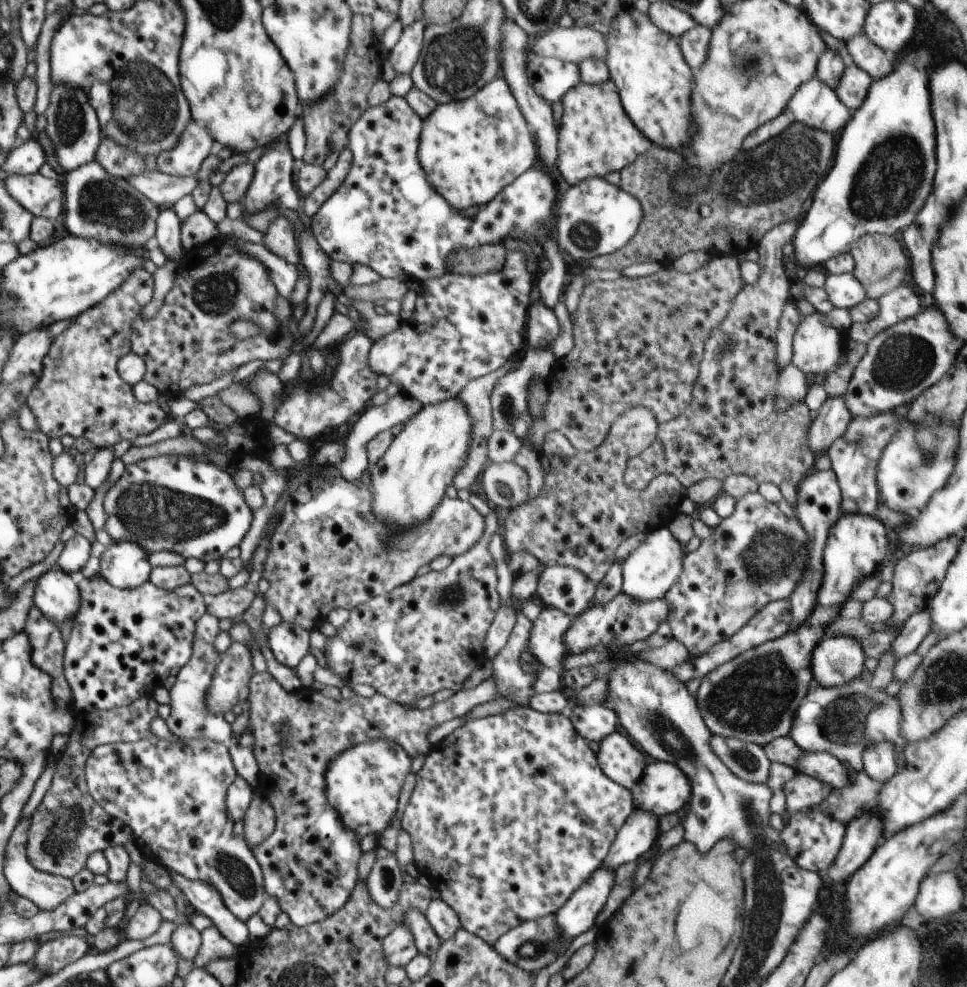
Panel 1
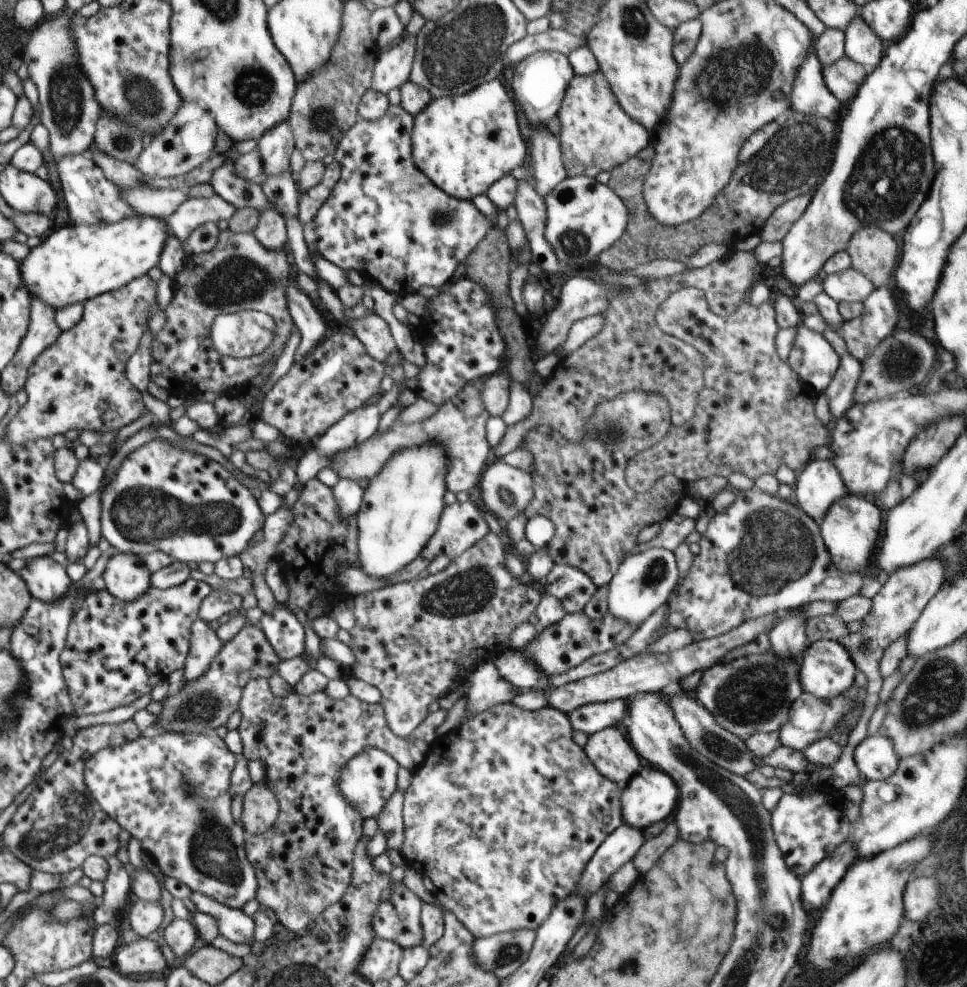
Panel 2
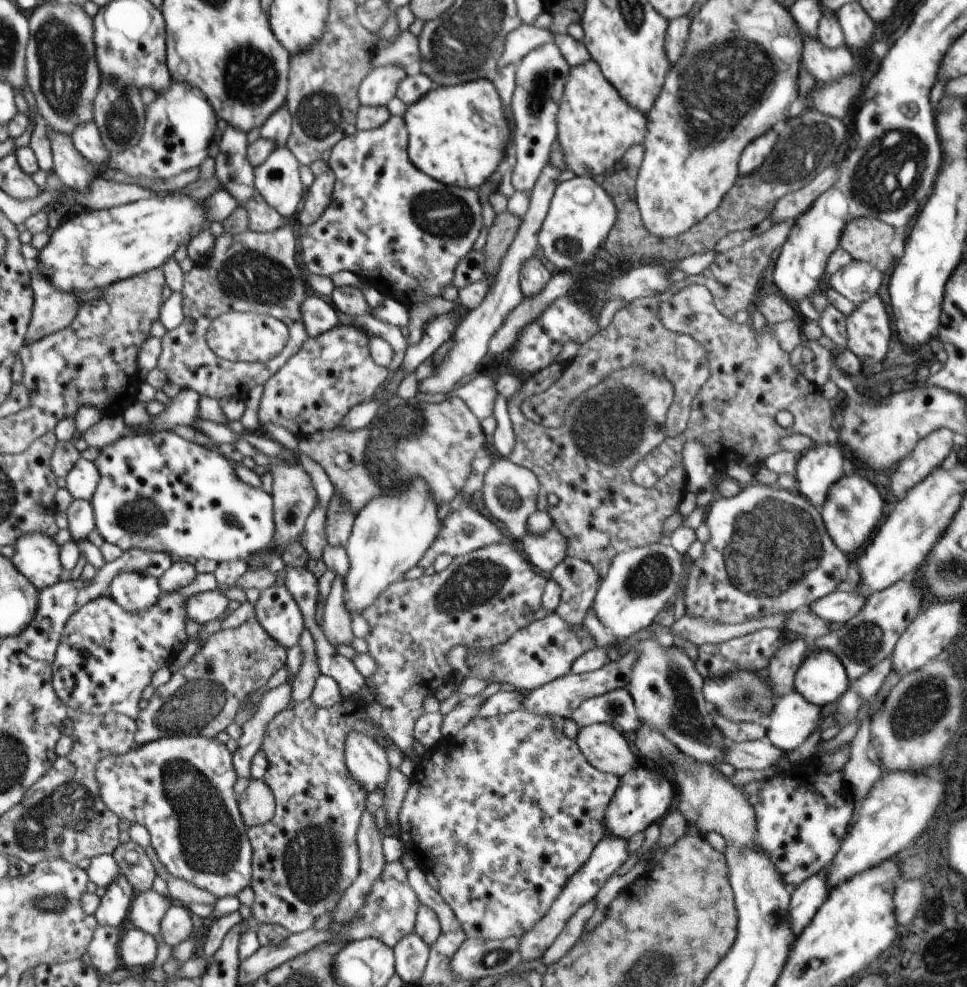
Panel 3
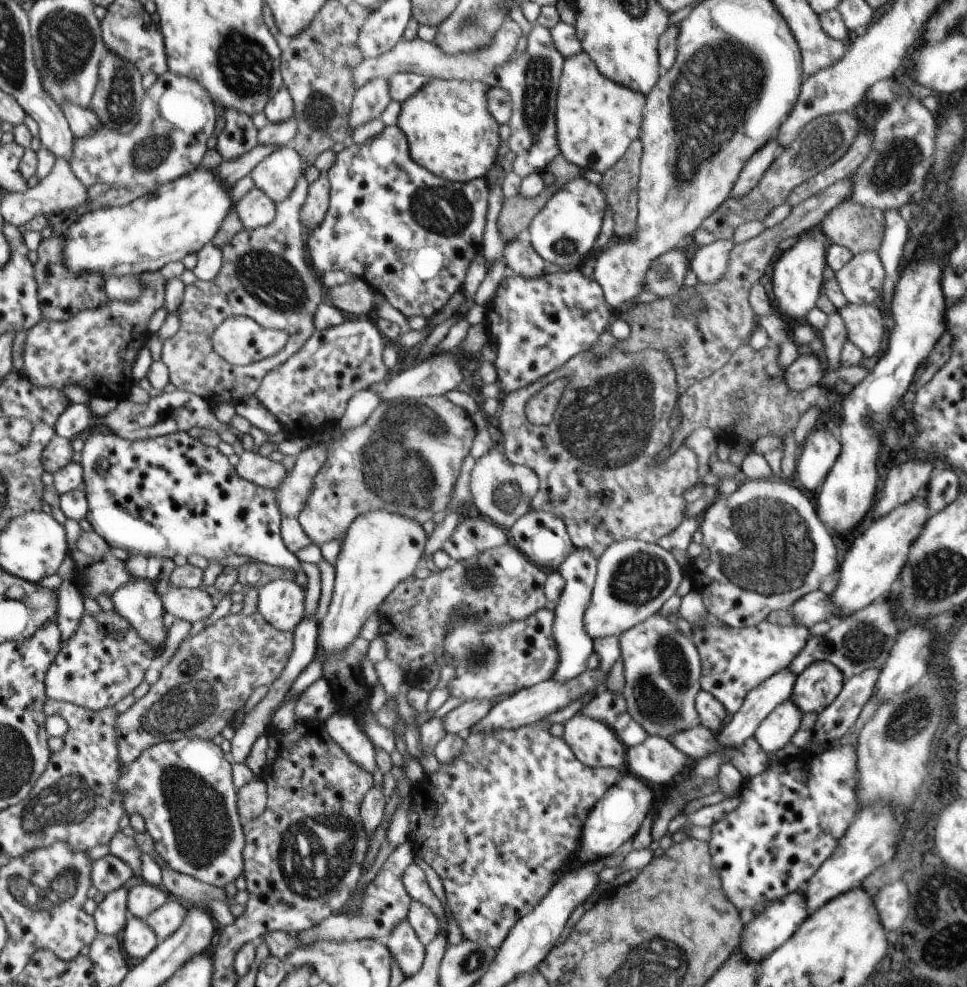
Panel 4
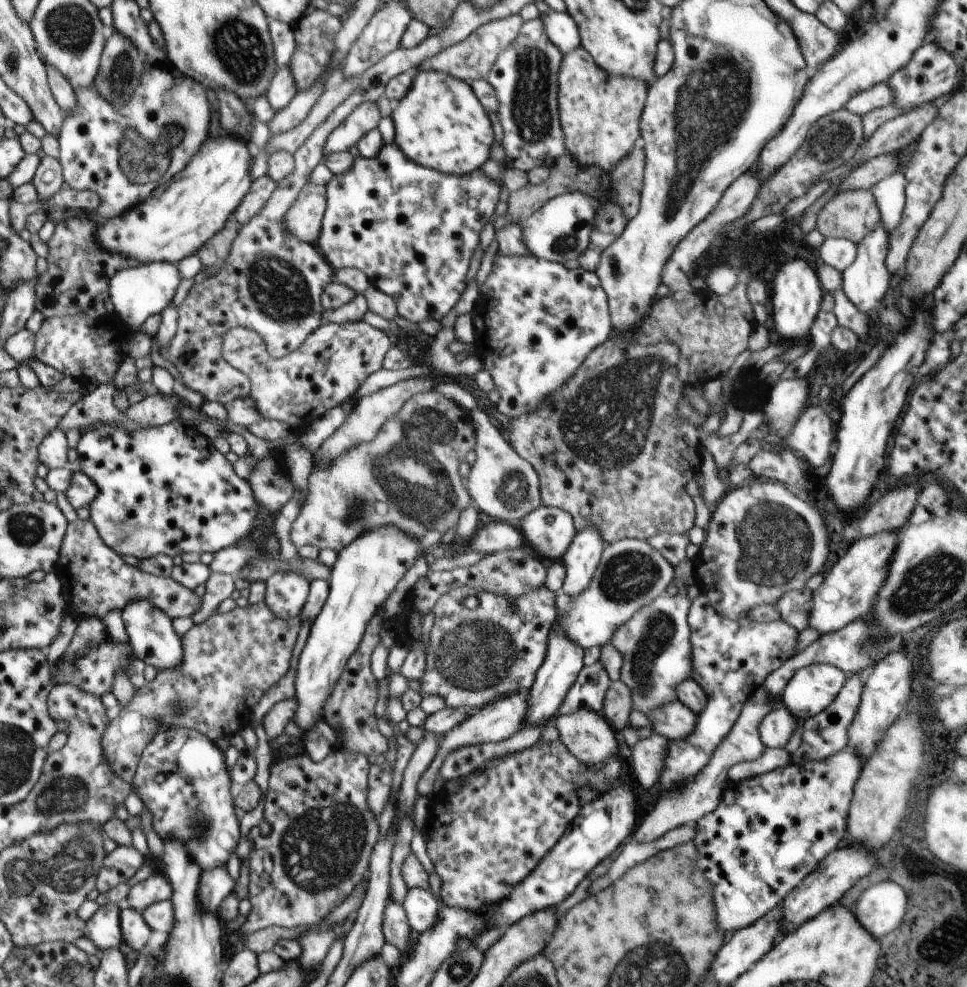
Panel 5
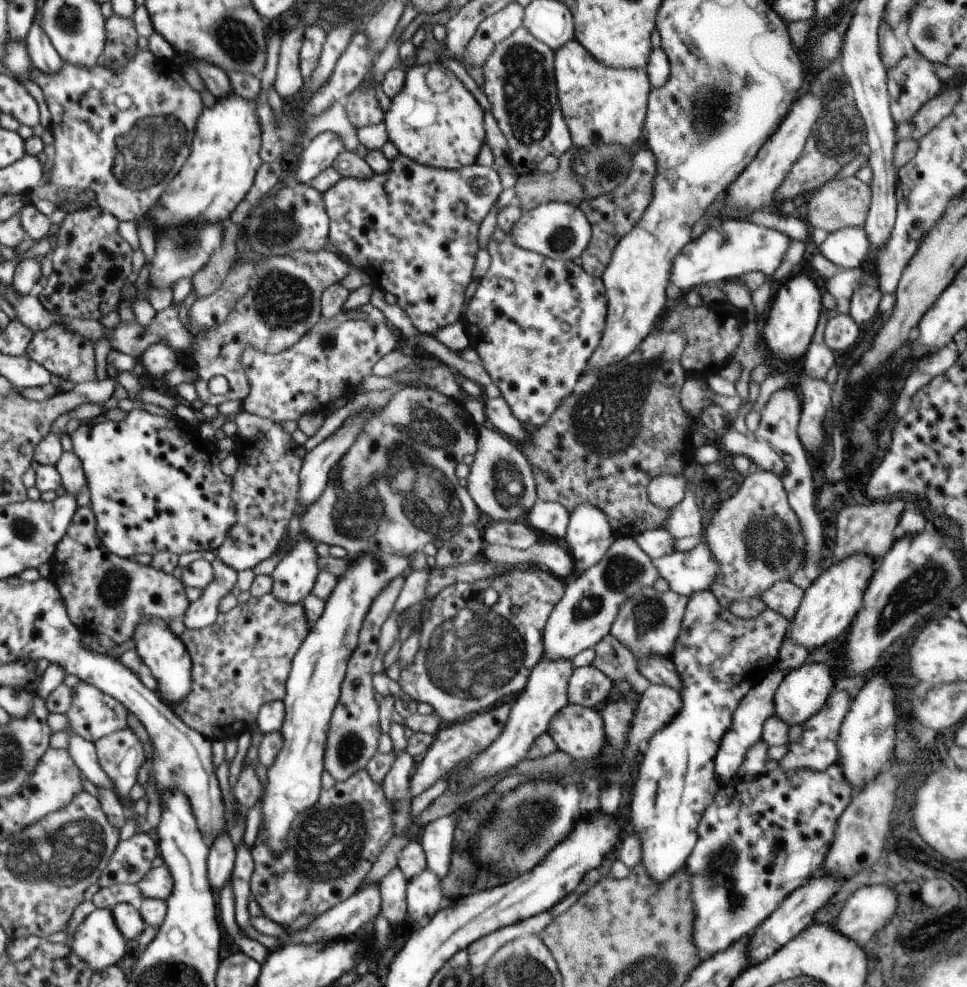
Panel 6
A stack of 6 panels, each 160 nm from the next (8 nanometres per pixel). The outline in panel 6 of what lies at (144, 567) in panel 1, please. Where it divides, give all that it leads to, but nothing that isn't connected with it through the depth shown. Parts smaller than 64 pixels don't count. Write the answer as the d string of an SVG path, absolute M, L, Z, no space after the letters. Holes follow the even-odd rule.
M158 618L142 620L133 634L136 651L141 663L150 671L158 682L157 695L162 702L176 710L175 705L186 701L186 696L192 692L192 660L189 650L178 636L170 632L168 622Z

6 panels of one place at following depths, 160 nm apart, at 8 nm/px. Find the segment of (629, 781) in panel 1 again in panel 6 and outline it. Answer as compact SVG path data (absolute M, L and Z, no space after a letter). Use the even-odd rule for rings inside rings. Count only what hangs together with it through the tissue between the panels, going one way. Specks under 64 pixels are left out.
M568 704L550 720L550 734L557 749L575 760L596 759L604 748L603 718L593 708Z

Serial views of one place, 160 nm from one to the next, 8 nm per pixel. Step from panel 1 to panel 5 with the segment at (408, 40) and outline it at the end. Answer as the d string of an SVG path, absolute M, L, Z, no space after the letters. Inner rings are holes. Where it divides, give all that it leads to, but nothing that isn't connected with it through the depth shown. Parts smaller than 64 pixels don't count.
M362 102L350 112L339 126L336 126L324 144L324 159L330 154L344 152L356 146L368 132L377 129L381 120L376 102Z

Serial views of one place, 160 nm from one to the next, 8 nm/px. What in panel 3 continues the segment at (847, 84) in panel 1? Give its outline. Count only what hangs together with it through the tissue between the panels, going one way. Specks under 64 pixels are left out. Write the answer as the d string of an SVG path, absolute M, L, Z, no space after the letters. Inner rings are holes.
M801 32L803 36L803 55L801 58L801 66L808 71L818 83L828 83L829 81L837 81L842 77L852 75L855 70L854 56L846 46L837 49L826 48L816 38L810 39Z

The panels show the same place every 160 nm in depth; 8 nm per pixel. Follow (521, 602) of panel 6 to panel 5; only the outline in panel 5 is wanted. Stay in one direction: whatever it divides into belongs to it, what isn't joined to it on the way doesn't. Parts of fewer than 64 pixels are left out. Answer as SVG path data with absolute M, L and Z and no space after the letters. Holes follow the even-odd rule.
M543 585L513 600L512 596L506 598L462 586L435 600L434 626L430 631L429 651L425 654L426 670L419 681L421 698L440 696L448 708L472 712L487 706L495 697L530 691L536 672L546 658L549 635L558 618L556 595Z

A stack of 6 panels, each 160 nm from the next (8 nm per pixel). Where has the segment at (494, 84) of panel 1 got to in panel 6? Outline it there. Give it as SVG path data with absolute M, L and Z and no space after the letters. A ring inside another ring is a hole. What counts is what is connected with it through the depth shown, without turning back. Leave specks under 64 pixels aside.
M440 63L420 64L407 68L402 91L391 99L385 114L388 141L394 144L399 155L420 165L436 169L458 170L475 164L486 142L484 111L464 84ZM438 69L450 80L446 92L432 92L426 83L426 74Z

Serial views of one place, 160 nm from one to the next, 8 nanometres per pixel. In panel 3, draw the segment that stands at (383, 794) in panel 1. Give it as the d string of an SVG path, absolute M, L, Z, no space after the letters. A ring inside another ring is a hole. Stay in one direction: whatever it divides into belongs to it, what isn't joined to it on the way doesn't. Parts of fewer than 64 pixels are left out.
M350 732L345 742L345 763L352 779L369 794L373 790L384 790L390 776L391 764L384 747L364 733Z

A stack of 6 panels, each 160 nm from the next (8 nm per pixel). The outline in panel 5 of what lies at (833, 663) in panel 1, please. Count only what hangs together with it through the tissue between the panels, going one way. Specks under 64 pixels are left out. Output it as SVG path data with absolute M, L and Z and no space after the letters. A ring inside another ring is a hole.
M812 664L798 670L786 684L781 703L804 721L824 711L838 696L848 674L830 664Z

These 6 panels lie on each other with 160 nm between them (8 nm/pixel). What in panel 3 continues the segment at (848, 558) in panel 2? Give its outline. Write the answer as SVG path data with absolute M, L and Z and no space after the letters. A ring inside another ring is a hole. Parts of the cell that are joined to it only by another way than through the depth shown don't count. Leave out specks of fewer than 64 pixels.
M857 469L857 471L856 476L844 476L835 482L830 487L826 502L820 508L828 534L832 537L834 544L846 554L856 552L858 548L862 548L868 542L868 538L876 530L876 526L880 524L880 518L884 514L882 509L884 500L880 497L880 493L874 484L870 484L860 474L860 470Z

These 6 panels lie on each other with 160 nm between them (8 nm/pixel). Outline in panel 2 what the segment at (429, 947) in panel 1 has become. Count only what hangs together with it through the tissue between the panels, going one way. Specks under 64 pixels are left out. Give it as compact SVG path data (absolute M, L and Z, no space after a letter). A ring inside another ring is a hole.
M403 881L394 882L392 886L390 899L380 900L372 916L371 929L375 938L396 942L403 949L418 946L422 944L420 914L424 903Z

